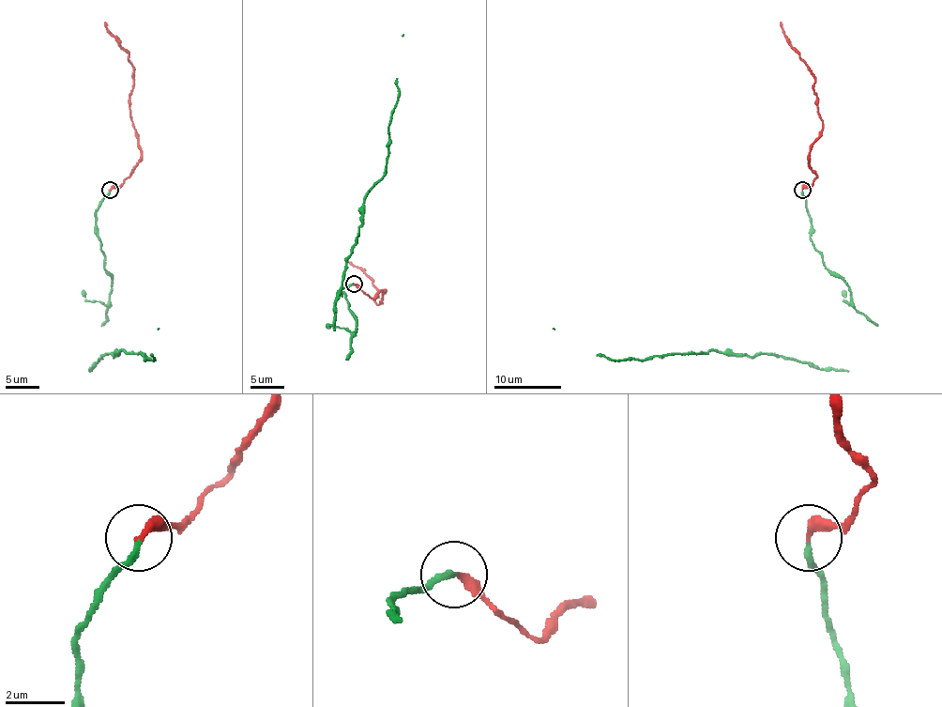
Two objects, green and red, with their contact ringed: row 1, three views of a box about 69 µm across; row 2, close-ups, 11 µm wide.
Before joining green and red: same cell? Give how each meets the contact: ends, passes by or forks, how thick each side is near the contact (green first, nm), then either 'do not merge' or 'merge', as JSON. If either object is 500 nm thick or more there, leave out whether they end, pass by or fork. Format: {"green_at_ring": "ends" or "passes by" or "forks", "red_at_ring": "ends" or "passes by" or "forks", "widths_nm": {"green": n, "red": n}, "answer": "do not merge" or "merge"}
{"green_at_ring": "ends", "red_at_ring": "ends", "widths_nm": {"green": 180, "red": 320}, "answer": "merge"}

